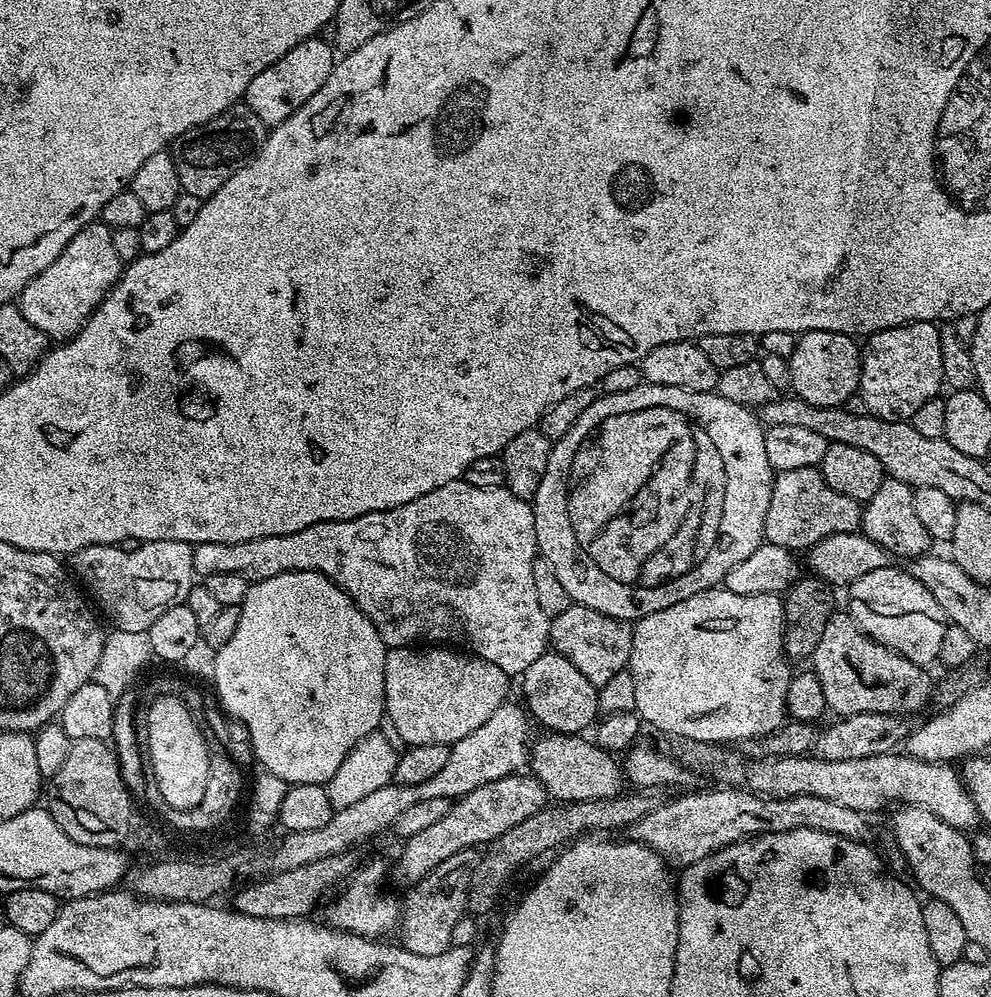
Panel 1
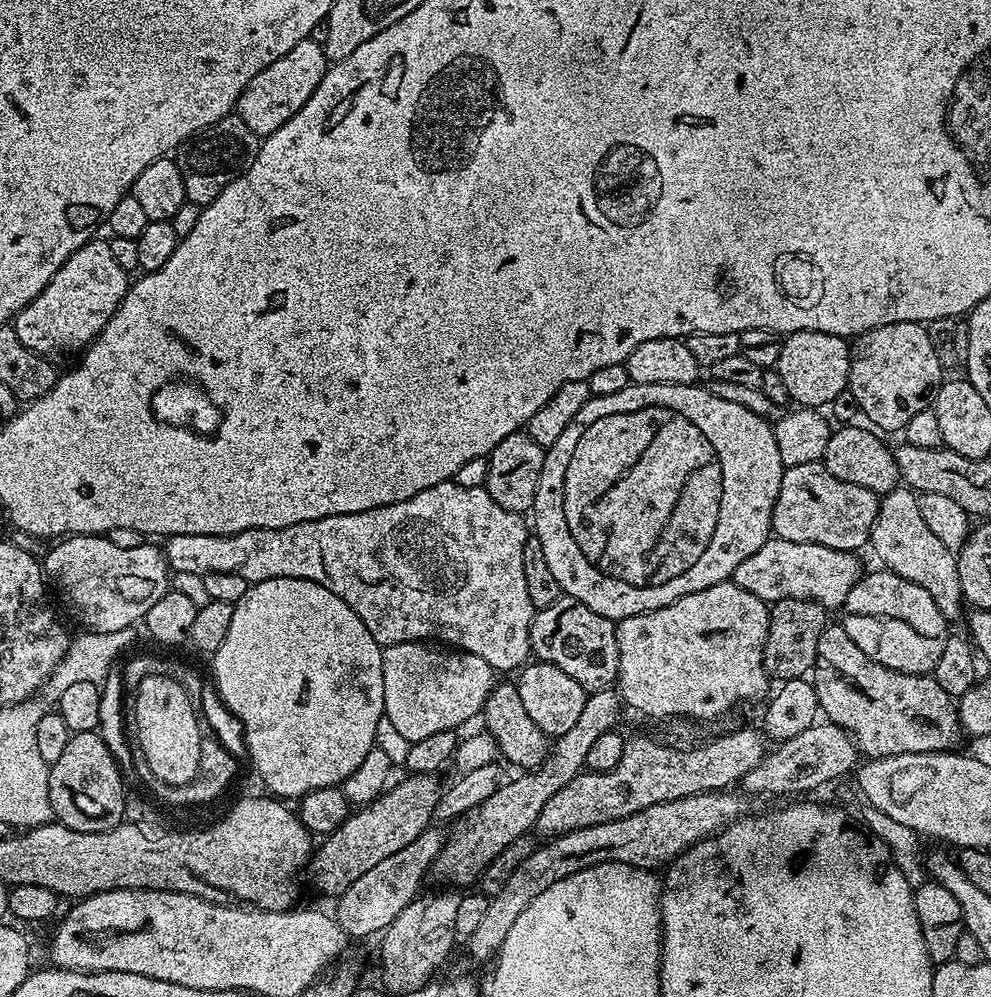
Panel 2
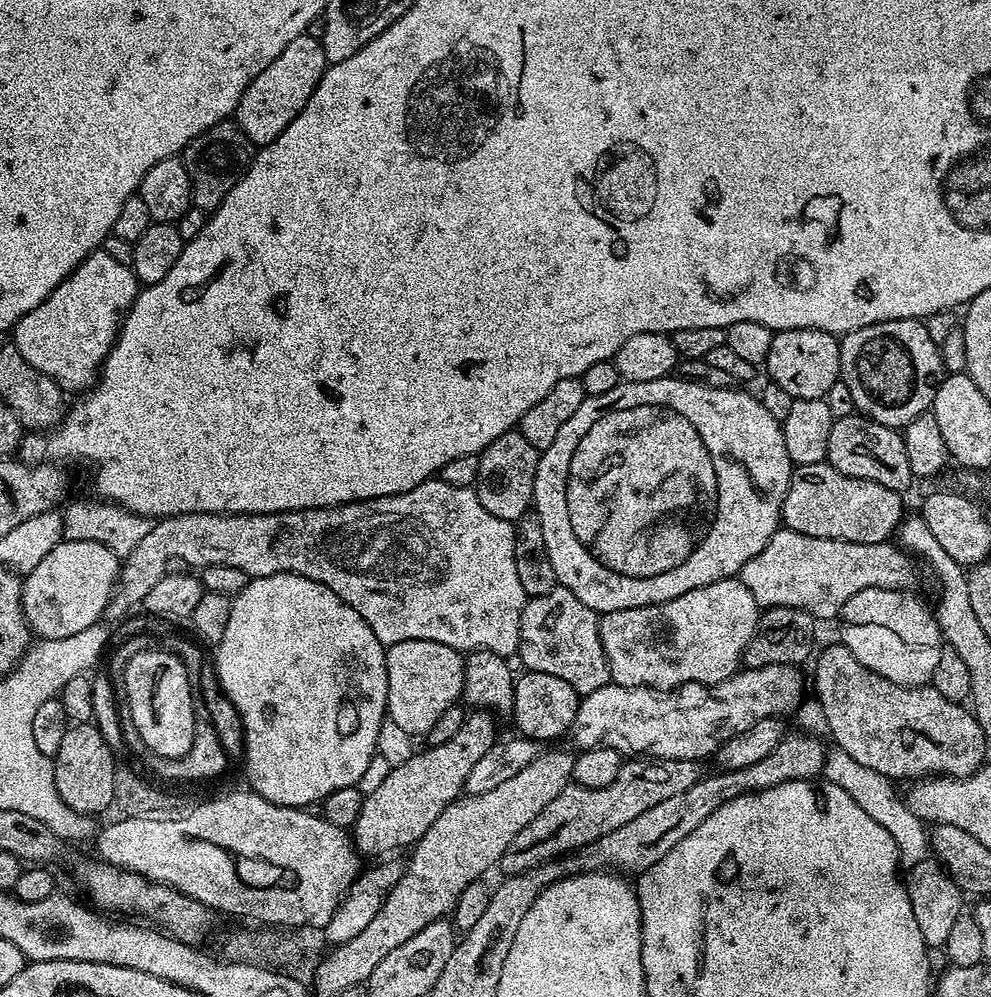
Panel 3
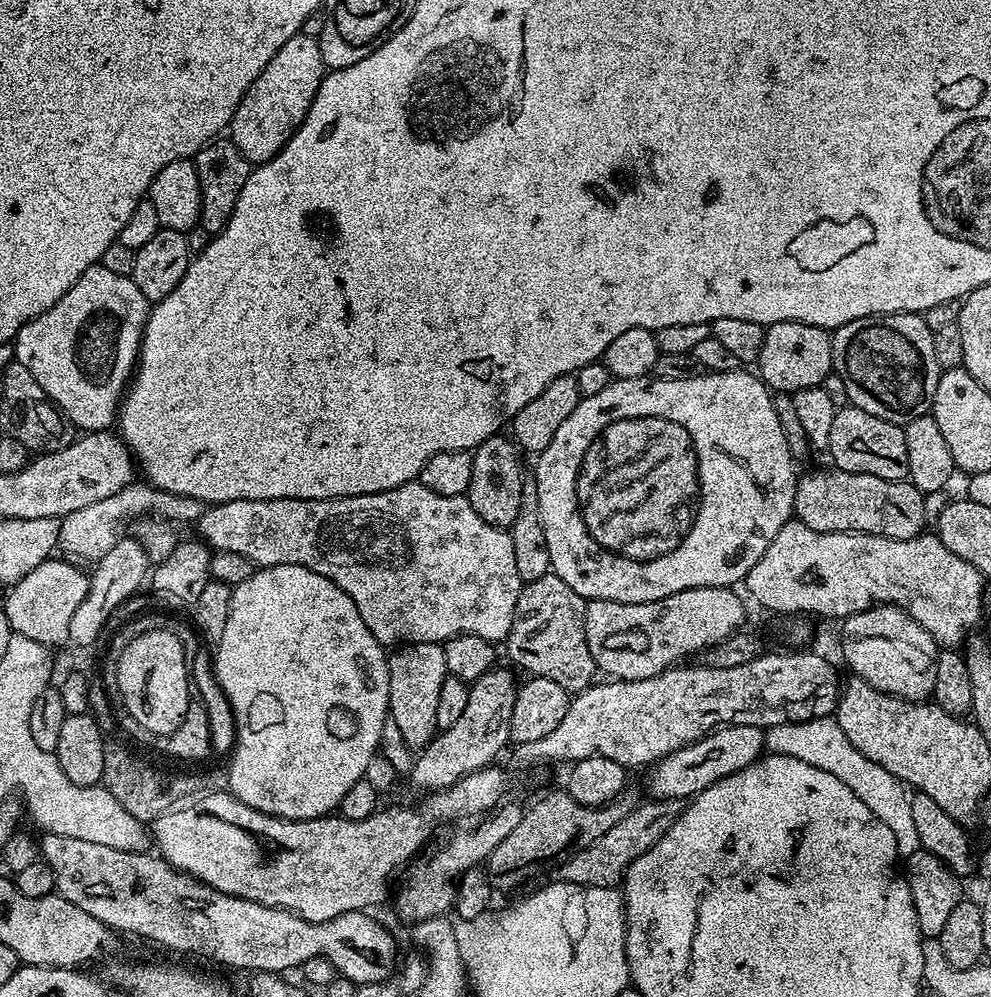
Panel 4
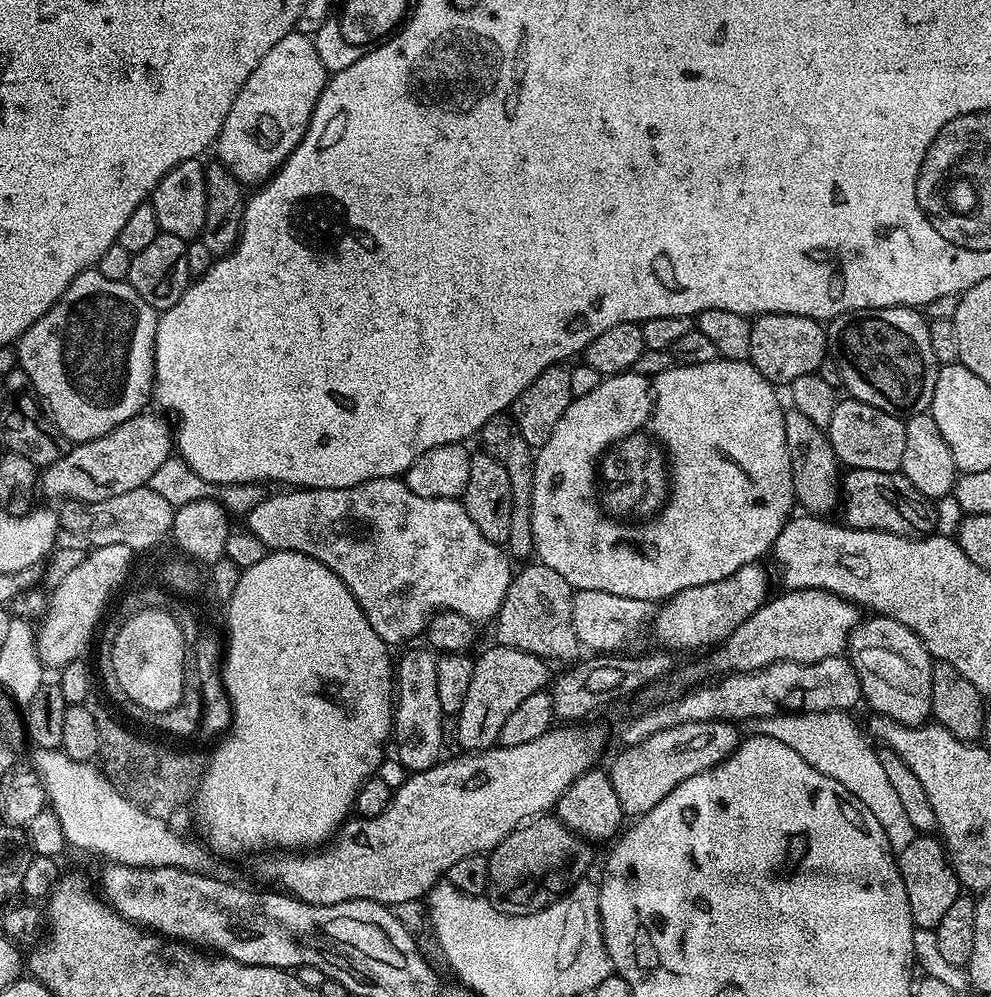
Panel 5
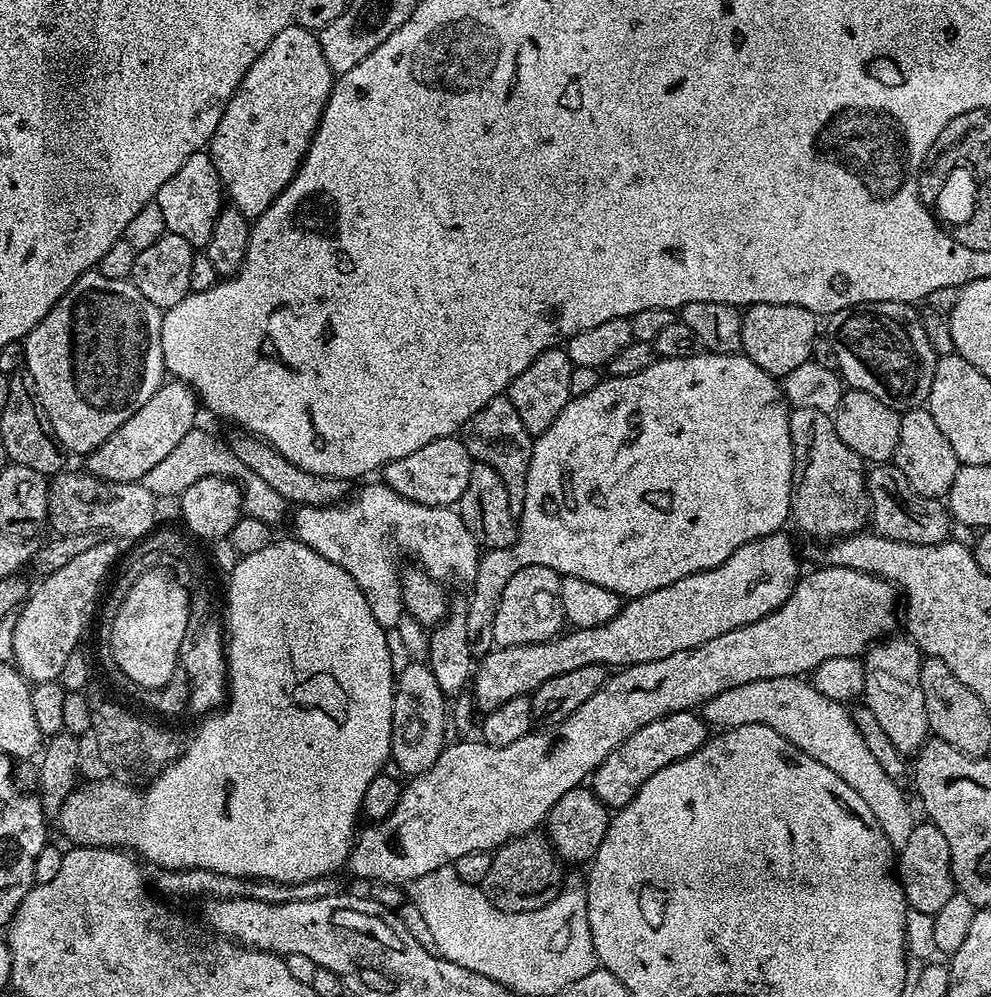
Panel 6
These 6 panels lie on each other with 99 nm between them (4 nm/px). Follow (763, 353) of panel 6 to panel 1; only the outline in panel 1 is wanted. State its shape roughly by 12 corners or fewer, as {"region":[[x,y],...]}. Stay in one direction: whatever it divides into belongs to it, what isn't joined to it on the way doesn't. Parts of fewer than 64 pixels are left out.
{"region":[[803,333],[788,357],[791,391],[810,406],[857,395],[861,345]]}

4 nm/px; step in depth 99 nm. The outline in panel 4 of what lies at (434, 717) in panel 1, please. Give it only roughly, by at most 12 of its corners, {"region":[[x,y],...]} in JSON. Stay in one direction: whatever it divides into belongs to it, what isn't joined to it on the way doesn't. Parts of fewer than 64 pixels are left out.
{"region":[[444,644],[388,657],[390,724],[413,750],[437,735]]}

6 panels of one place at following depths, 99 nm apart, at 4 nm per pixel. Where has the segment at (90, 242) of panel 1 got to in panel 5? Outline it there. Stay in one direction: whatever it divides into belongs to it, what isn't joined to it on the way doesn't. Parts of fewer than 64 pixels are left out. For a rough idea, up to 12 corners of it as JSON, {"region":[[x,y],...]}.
{"region":[[89,270],[18,367],[69,442],[154,392],[157,309]]}

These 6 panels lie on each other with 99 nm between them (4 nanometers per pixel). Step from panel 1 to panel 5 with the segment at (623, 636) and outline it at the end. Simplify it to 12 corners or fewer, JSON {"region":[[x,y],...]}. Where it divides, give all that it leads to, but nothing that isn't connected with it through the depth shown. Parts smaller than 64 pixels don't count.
{"region":[[550,566],[513,575],[497,641],[575,661],[574,589]]}

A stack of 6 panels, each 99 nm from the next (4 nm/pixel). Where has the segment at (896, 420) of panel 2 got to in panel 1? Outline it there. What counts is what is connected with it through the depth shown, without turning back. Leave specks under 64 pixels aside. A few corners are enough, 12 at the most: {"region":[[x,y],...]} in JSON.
{"region":[[914,320],[867,337],[858,392],[911,421],[943,384],[940,329]]}

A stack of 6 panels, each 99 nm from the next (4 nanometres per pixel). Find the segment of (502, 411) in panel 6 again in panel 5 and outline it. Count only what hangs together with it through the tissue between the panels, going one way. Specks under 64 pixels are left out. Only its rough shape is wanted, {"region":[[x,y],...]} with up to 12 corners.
{"region":[[511,415],[490,418],[478,433],[512,483],[513,561],[535,553],[534,450]]}

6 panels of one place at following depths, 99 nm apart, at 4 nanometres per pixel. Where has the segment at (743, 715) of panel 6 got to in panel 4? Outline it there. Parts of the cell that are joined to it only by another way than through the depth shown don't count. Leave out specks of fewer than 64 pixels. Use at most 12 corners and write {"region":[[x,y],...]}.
{"region":[[832,716],[764,729],[773,756],[834,774],[921,851],[909,789],[854,750]]}

